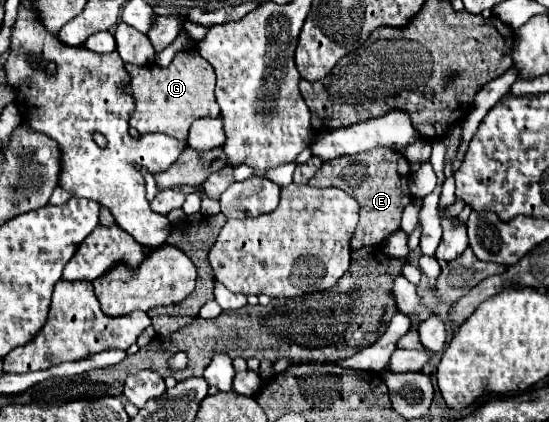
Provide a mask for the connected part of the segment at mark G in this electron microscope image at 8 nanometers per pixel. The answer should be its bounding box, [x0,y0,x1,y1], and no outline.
[127,48,219,142]

